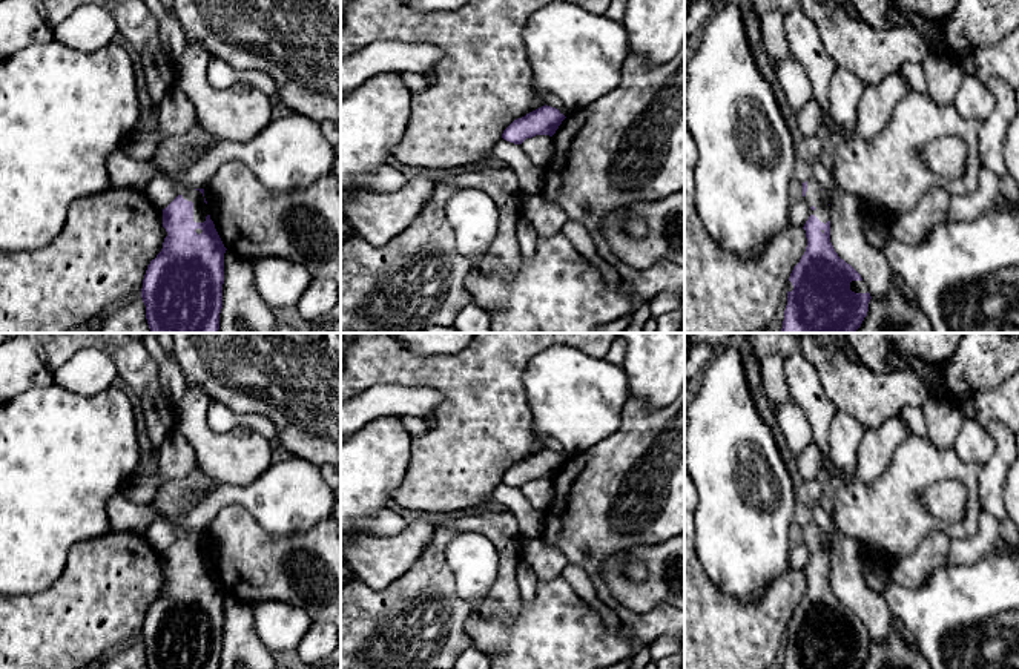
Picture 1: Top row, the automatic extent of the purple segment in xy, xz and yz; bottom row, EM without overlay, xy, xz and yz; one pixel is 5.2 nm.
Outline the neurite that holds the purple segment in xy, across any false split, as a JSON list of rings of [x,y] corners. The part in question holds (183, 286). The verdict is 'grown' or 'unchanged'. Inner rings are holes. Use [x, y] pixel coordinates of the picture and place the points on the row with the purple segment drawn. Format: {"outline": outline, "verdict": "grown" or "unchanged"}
{"outline": [[[181,189],[180,195],[163,209],[163,227],[167,232],[163,249],[147,265],[141,298],[150,333],[218,333],[223,308],[226,247],[207,213],[204,189]]], "verdict": "grown"}

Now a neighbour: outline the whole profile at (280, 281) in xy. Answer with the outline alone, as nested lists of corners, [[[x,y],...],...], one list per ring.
[[[282,256],[255,259],[253,278],[261,299],[272,310],[296,307],[313,279],[304,265]]]

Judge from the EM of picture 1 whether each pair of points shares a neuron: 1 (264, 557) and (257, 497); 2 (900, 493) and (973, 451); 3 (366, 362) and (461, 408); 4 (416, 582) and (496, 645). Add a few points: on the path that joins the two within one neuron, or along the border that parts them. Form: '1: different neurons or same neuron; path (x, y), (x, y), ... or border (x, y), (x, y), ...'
1: different neurons; border (229, 504), (244, 507), (273, 534), (295, 533)
2: different neurons; border (952, 448), (964, 461), (982, 465)
3: same neuron; path (392, 362), (410, 370), (432, 372), (442, 382)
4: different neurons; border (504, 622), (474, 611), (467, 622), (471, 646)

